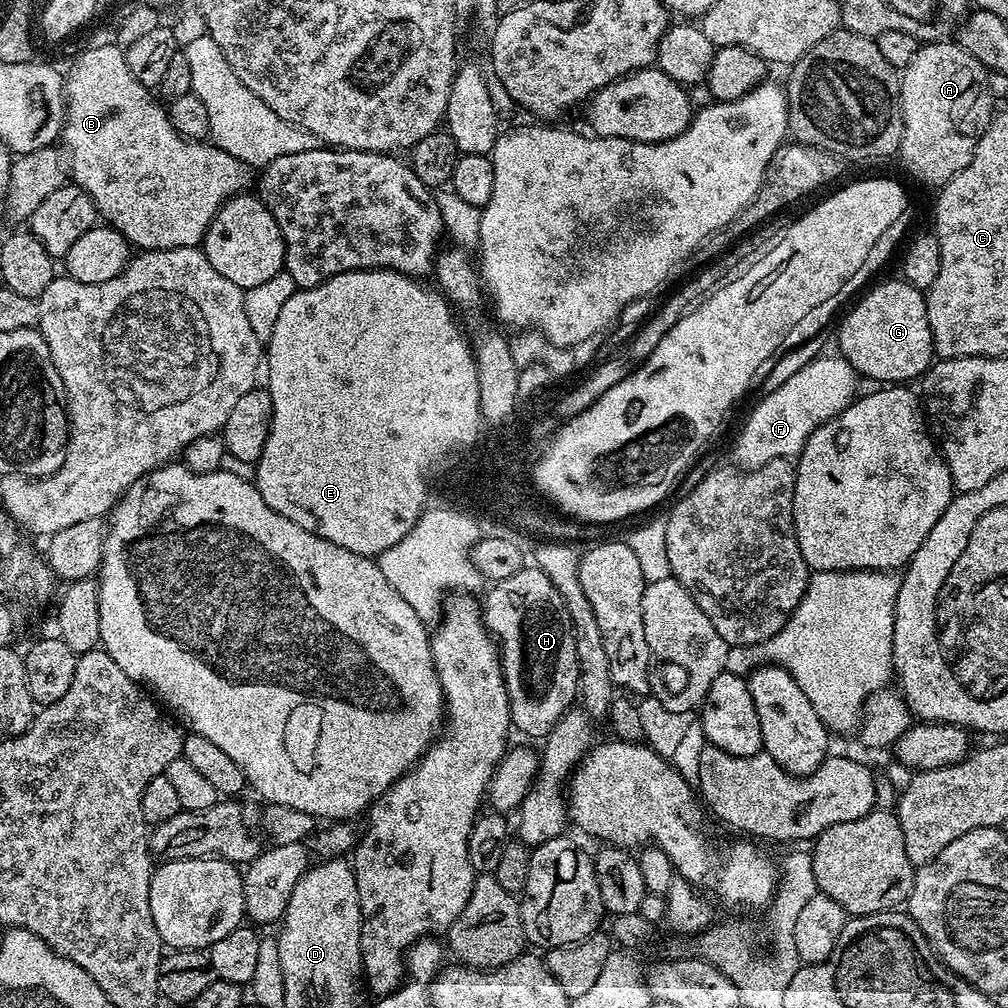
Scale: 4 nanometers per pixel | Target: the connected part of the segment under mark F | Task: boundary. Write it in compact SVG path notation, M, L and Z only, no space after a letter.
M821 354L802 366L793 377L773 392L764 392L736 436L732 456L741 469L761 468L770 460L799 457L810 434L852 403L858 376L851 364L839 355Z

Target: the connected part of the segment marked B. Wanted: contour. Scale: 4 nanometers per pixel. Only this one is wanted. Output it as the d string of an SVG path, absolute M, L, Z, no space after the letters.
M110 42L86 49L73 62L68 76L66 72L63 82L66 107L62 145L71 183L90 197L99 219L121 232L129 245L137 244L137 249L149 252L195 248L203 241L217 210L232 197L241 195L251 180L253 183L253 169L234 158L234 154L222 150L215 142L189 140L172 125L157 97L130 74L123 47Z

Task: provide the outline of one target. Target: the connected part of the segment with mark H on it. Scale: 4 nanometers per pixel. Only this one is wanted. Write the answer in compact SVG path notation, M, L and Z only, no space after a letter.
M525 566L518 574L491 585L488 597L482 600L482 619L488 631L498 641L504 665L504 681L508 701L512 707L512 722L515 731L528 736L547 737L552 727L560 721L565 712L573 707L579 686L579 660L575 652L575 636L572 633L571 618L565 608L559 590L550 578L537 566Z

